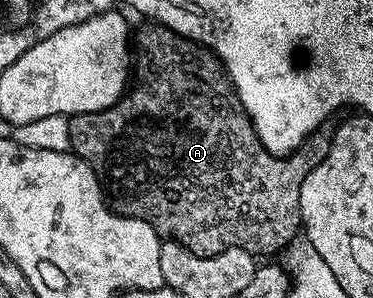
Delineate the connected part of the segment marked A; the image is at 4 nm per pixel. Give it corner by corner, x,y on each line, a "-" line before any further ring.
145,21
142,24
138,31
136,28
131,39
131,51
135,58
131,63
131,82
121,100
102,111
74,115
69,119
69,146
72,154
85,160
90,169
97,174
97,179
101,182
102,192
112,210
116,211
118,215
126,215
128,219
147,221
147,225
156,229
162,240
183,245
196,255
218,255
232,247
243,249
254,257
260,257
260,255
273,257
271,255
275,254
276,251
277,254
284,252
285,248
298,238
299,232
302,230
299,193
303,181
307,177
307,173
311,173
311,169
315,165
319,165
319,161
323,161
323,157
327,157
333,144
333,135
337,131
337,123
333,121
322,123
317,130
309,134
308,139
297,150
291,152
287,157
273,155
259,141
253,128
253,121
243,109
237,96
237,90
233,88
229,74
225,72
220,59
209,48
167,29
161,23

